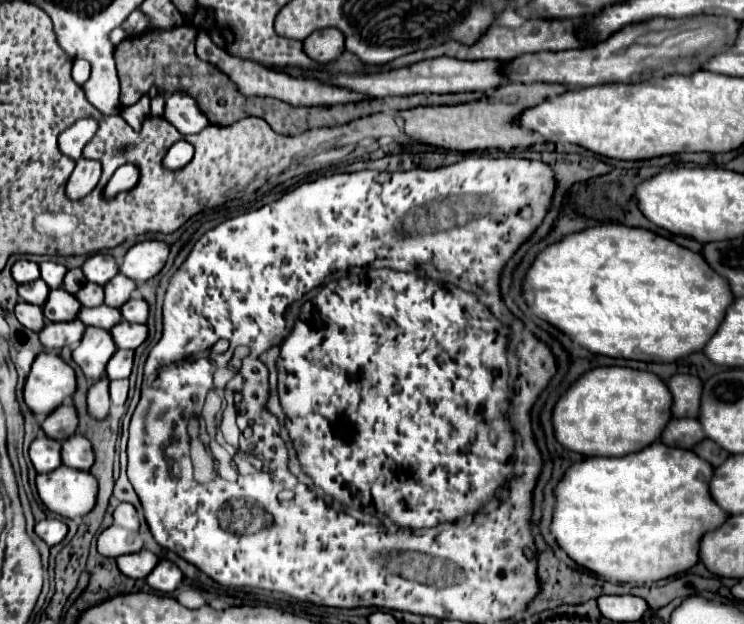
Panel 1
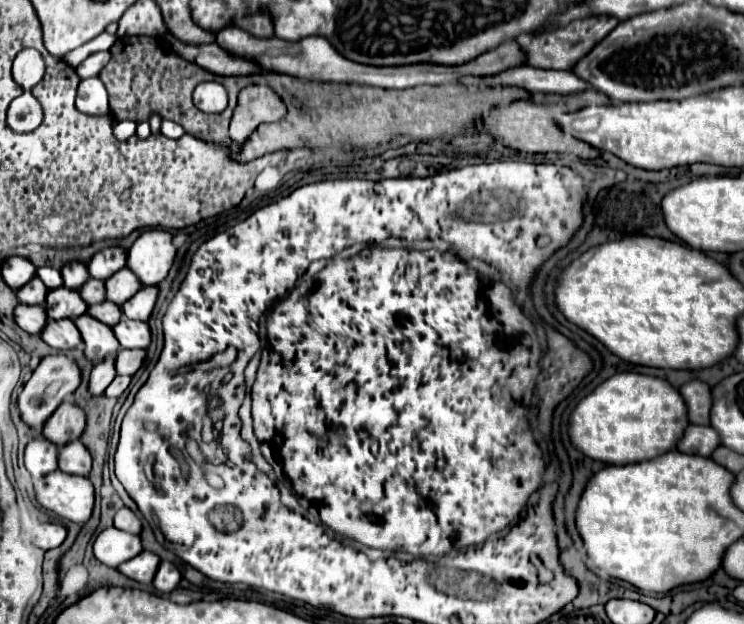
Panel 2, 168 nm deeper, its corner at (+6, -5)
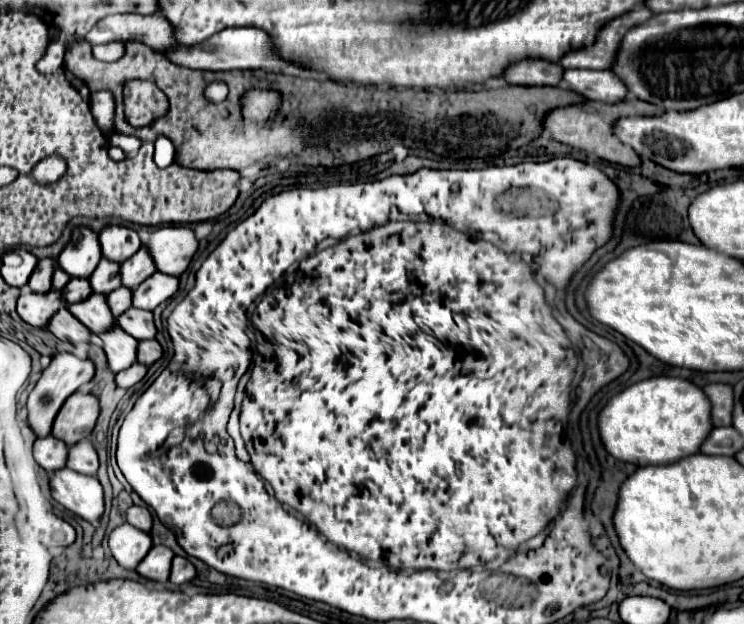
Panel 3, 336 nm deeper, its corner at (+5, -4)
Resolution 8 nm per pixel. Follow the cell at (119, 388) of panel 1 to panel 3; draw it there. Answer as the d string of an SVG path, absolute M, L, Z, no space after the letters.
M135 362L133 366L129 366L129 368L125 368L123 372L117 374L117 384L119 384L121 388L131 388L131 386L137 384L145 374L147 374L147 366Z

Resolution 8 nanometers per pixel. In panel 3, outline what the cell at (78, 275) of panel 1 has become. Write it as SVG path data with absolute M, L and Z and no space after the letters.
M77 226L71 234L69 244L59 254L59 266L75 276L91 276L91 272L97 268L101 260L101 244L99 234L91 228Z

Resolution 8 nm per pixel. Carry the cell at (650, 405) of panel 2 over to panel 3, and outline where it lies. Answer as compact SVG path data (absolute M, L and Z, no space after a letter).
M657 376L625 388L599 416L599 432L609 454L637 466L679 462L697 454L713 428L711 402L689 380Z

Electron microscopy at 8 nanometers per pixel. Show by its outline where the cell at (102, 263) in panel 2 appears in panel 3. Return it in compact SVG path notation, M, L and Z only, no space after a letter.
M111 224L105 226L99 232L99 242L101 242L101 250L103 256L115 262L123 262L127 258L131 258L139 248L141 248L141 240L139 234L133 228L127 226L119 226L119 224Z

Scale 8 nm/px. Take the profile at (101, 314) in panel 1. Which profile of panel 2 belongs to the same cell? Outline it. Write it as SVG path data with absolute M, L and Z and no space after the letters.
M104 301L102 305L92 305L92 307L88 307L88 315L94 317L94 319L98 319L98 321L102 321L102 323L108 325L108 327L114 327L114 325L122 319L120 307L114 305L114 303L110 303L110 301Z

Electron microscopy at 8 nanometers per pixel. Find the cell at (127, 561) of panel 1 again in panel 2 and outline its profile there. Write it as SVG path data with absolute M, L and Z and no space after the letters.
M142 551L138 557L118 565L118 571L142 585L148 585L158 569L158 563L160 563L160 557L150 553L150 551Z

